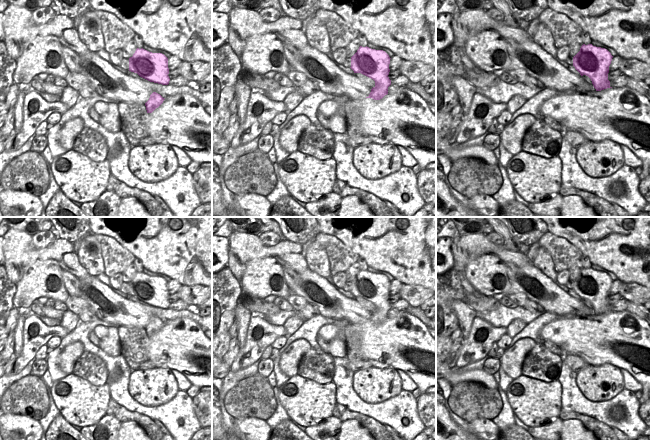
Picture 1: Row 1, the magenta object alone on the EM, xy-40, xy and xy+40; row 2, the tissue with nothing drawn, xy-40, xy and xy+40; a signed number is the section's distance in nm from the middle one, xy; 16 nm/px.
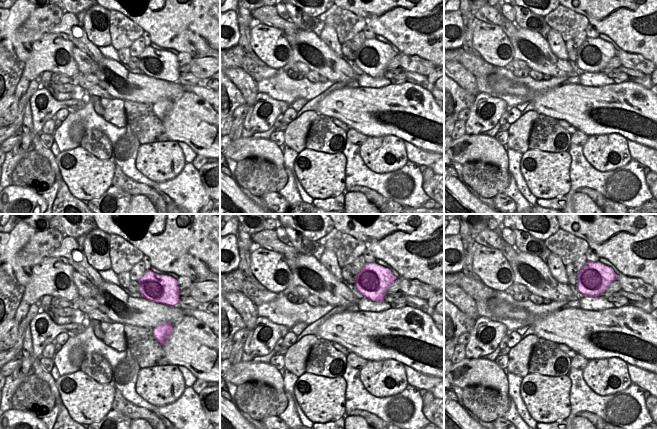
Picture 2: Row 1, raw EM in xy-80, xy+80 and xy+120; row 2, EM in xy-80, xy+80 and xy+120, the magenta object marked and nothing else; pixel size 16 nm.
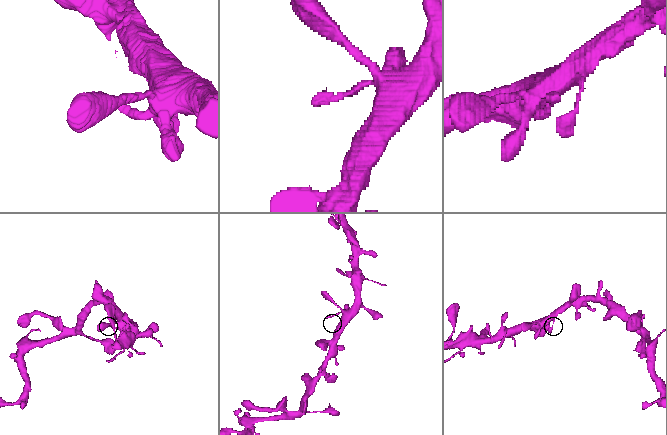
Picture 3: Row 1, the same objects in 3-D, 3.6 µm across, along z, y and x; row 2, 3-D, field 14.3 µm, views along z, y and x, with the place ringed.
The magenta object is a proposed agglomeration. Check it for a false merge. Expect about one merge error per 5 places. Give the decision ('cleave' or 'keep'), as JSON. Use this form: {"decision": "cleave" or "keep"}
{"decision": "keep"}

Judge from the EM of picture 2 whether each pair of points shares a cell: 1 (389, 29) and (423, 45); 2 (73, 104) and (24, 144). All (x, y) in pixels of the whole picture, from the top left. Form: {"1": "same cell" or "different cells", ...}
{"1": "same cell", "2": "same cell"}

